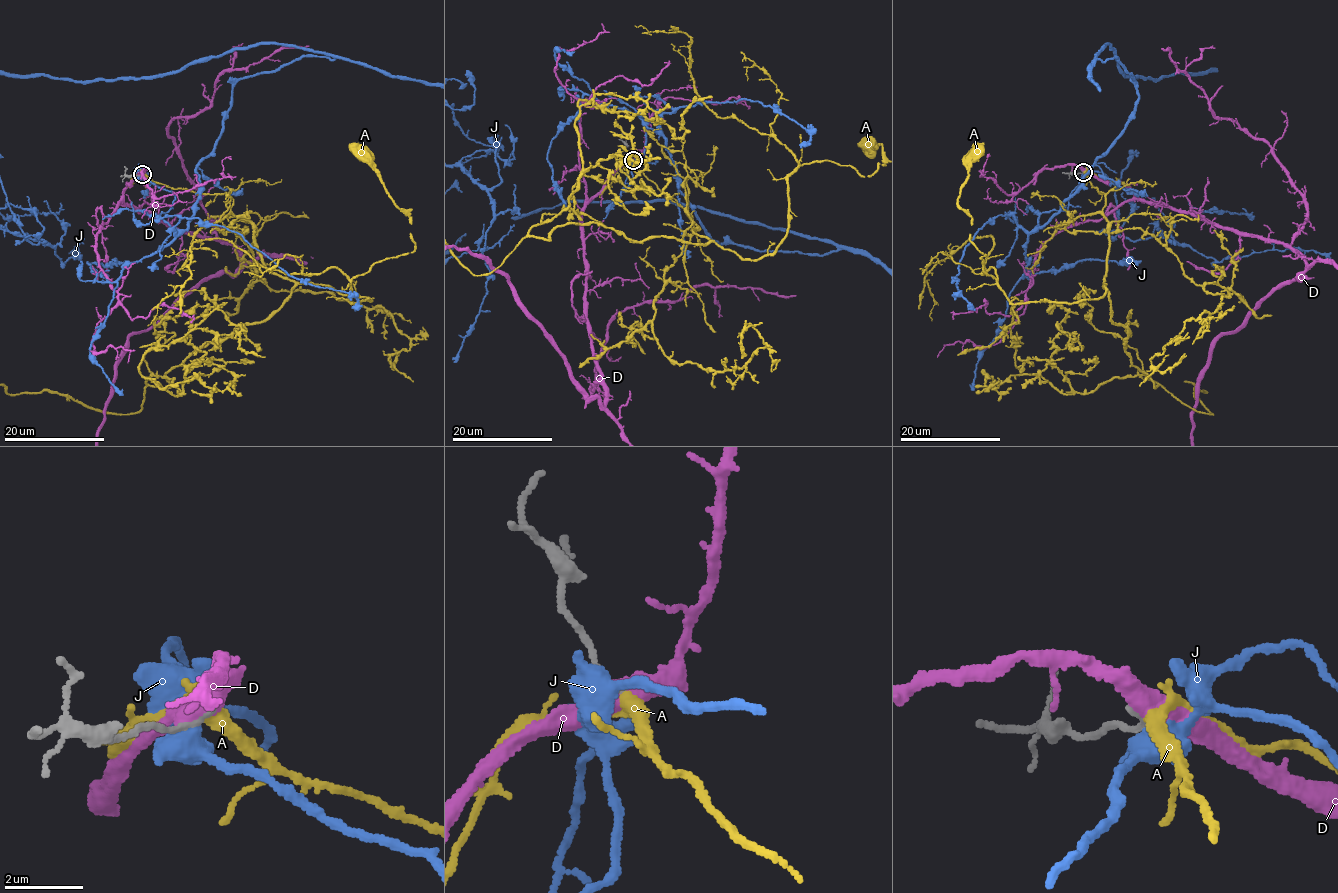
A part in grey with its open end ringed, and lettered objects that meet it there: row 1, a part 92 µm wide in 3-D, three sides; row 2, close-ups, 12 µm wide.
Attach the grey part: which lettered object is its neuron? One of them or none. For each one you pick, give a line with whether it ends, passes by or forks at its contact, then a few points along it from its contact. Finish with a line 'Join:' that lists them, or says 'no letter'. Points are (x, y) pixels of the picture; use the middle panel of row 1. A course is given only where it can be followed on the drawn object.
A: it passes by
Join: A

